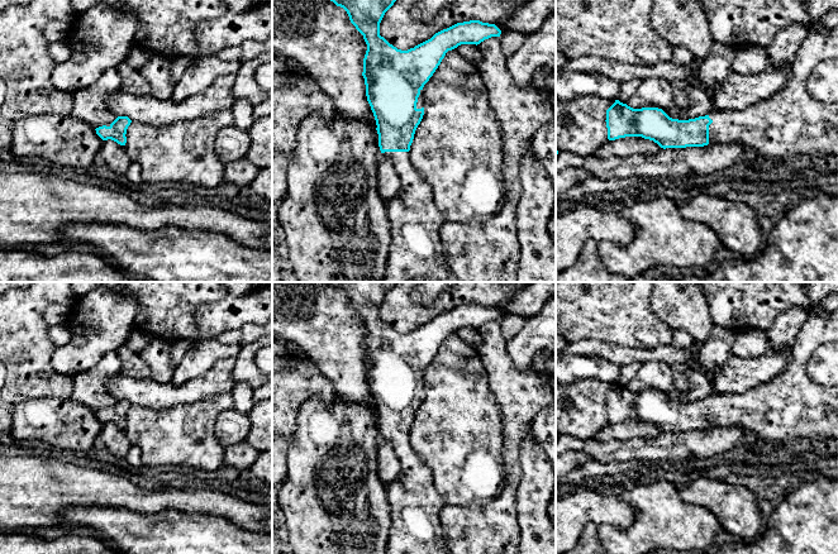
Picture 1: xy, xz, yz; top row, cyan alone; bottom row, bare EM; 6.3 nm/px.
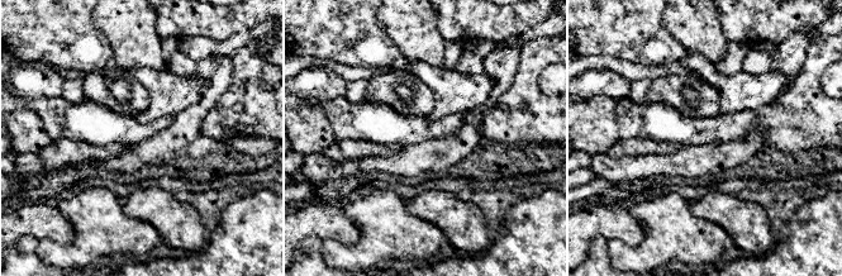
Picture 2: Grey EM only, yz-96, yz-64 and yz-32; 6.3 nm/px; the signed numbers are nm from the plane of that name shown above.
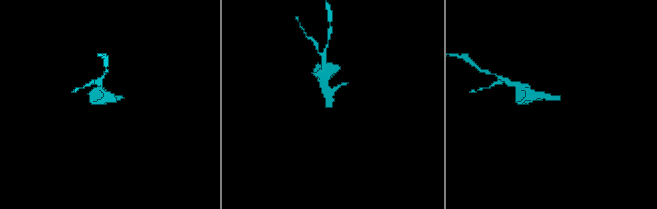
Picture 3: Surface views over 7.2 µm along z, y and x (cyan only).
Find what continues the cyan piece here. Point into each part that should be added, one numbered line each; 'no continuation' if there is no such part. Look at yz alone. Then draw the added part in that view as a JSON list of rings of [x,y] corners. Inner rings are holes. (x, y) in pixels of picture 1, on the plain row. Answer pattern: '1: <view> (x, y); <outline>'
1: yz (791, 405); [[[803,282],[801,283],[811,300],[813,314],[810,314],[805,324],[800,328],[791,347],[791,360],[786,371],[770,379],[767,383],[760,385],[742,393],[711,393],[709,401],[713,406],[709,409],[709,425],[713,426],[741,426],[747,433],[753,433],[766,441],[786,440],[790,438],[806,438],[810,440],[820,438],[838,439],[838,385],[825,387],[811,379],[806,371],[808,362],[814,350],[827,343],[838,344],[838,310],[832,312],[823,311],[823,300],[829,292],[838,291],[838,282]]]

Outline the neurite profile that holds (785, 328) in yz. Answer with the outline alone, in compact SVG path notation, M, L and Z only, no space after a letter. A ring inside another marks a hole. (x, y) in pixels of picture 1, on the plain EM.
M792 307L780 314L766 330L770 339L770 352L782 352L791 348L809 315L810 309L804 307Z

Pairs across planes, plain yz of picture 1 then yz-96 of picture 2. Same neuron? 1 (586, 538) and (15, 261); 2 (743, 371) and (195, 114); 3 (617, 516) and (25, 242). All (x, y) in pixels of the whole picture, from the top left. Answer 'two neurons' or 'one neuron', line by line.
1: one neuron
2: two neurons
3: two neurons

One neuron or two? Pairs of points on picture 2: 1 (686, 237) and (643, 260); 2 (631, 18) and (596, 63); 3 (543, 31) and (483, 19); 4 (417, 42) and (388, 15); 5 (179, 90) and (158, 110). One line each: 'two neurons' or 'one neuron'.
1: one neuron
2: two neurons
3: two neurons
4: one neuron
5: one neuron

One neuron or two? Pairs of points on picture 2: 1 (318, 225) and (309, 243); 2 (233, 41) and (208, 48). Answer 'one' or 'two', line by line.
1: two
2: one

